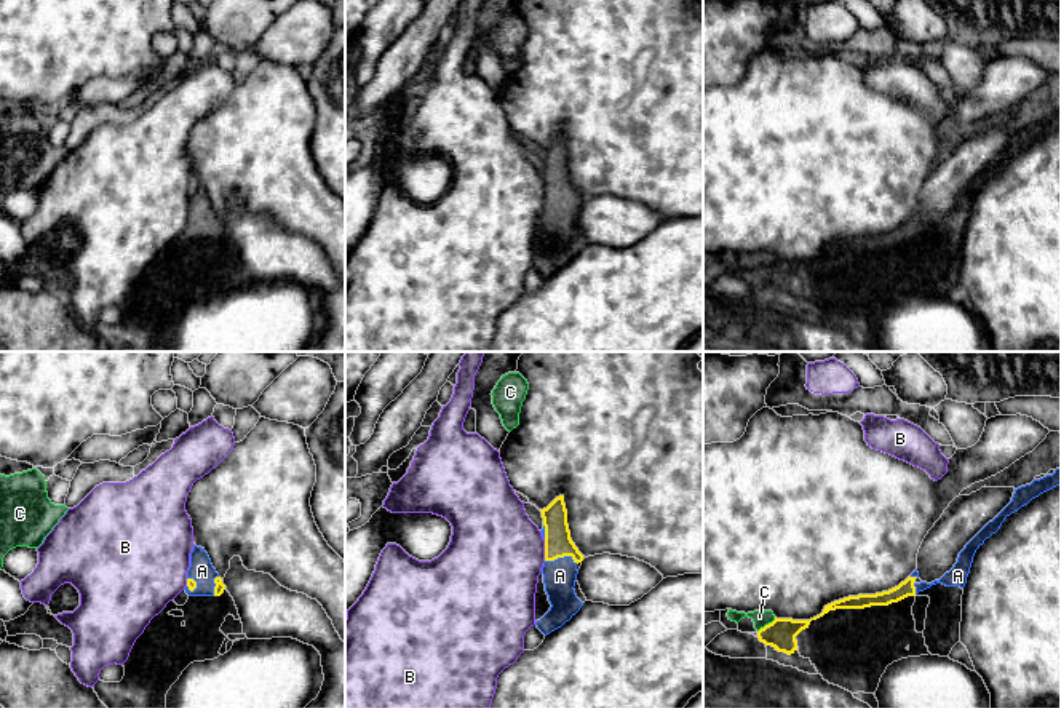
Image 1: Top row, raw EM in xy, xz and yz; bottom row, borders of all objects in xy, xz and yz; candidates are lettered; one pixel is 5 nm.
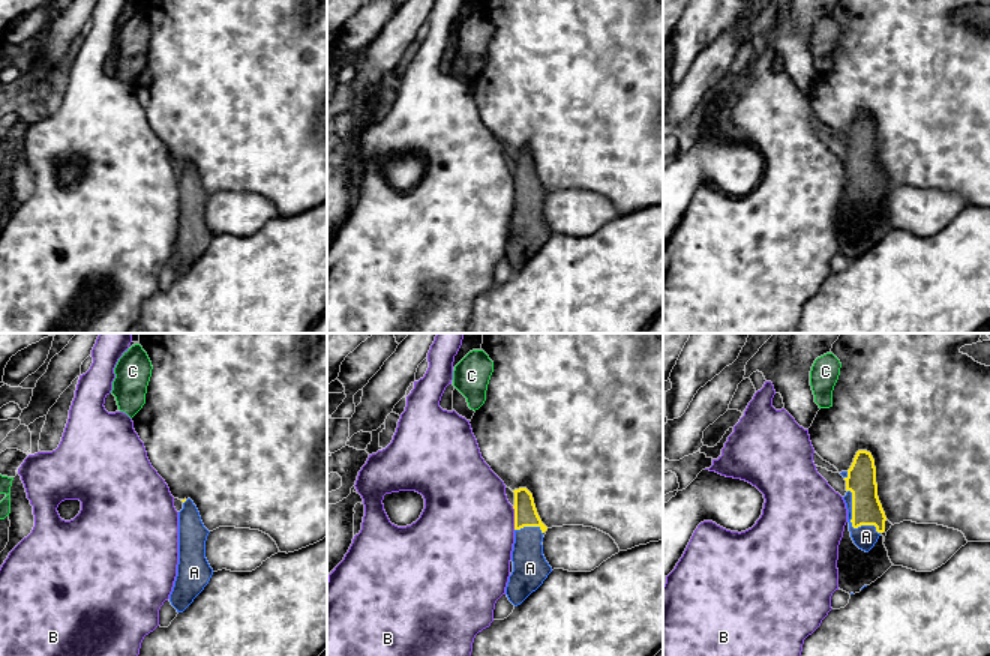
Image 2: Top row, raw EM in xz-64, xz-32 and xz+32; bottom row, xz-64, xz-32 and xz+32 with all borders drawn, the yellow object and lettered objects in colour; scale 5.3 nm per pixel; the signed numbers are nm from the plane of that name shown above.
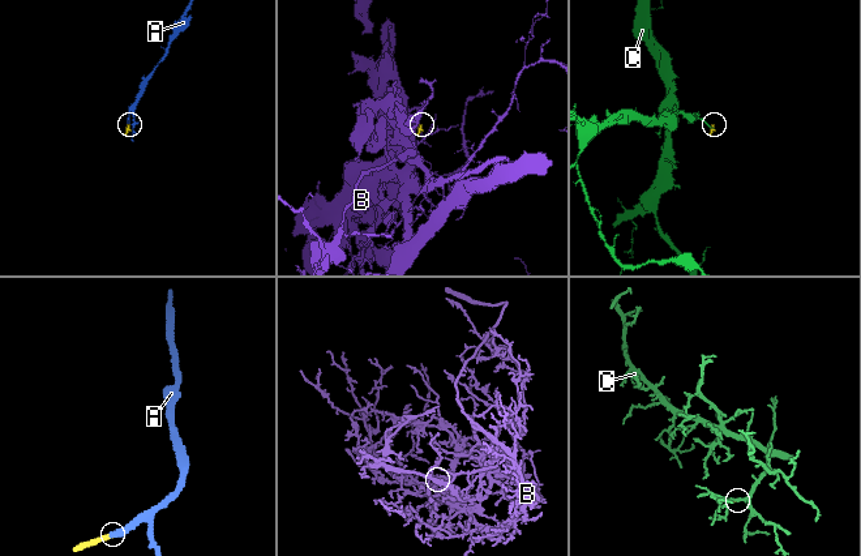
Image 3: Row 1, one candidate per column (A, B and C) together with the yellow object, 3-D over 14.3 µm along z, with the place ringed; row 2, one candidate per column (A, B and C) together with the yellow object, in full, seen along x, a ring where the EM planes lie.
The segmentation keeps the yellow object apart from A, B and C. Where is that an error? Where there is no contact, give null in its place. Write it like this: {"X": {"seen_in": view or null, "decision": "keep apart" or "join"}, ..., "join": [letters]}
{"A": {"seen_in": "xz", "decision": "join"}, "B": {"seen_in": "xz", "decision": "keep apart"}, "C": {"seen_in": "yz", "decision": "keep apart"}, "join": ["A"]}

